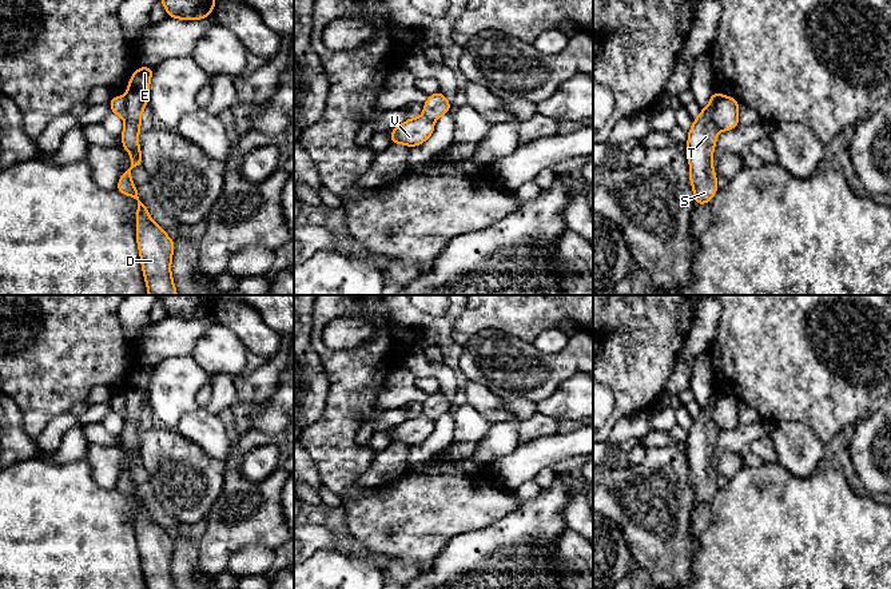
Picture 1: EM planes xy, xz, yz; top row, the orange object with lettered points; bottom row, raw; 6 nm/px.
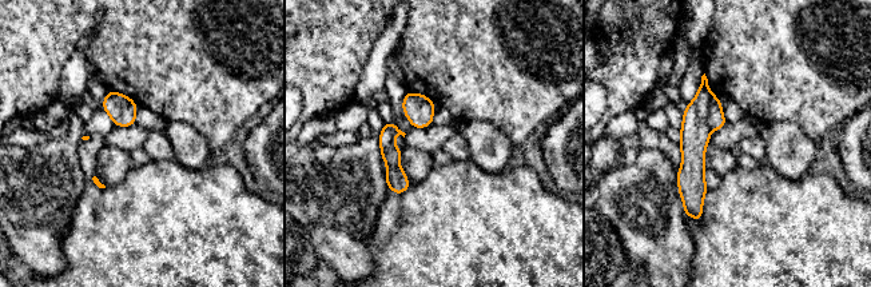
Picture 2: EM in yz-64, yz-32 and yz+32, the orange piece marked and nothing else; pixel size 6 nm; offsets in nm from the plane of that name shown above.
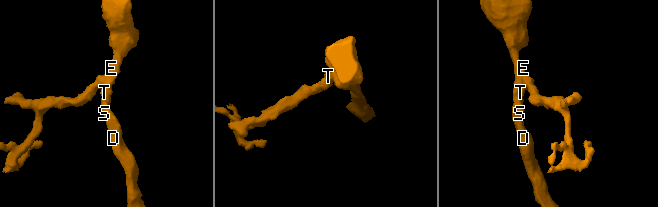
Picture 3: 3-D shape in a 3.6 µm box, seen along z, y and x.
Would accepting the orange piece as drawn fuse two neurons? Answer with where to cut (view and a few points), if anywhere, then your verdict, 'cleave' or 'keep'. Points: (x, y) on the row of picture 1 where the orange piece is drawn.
yz (718, 94), (716, 126), (720, 130) | cleave

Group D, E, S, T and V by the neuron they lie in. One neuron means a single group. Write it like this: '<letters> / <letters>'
D E S T / V

